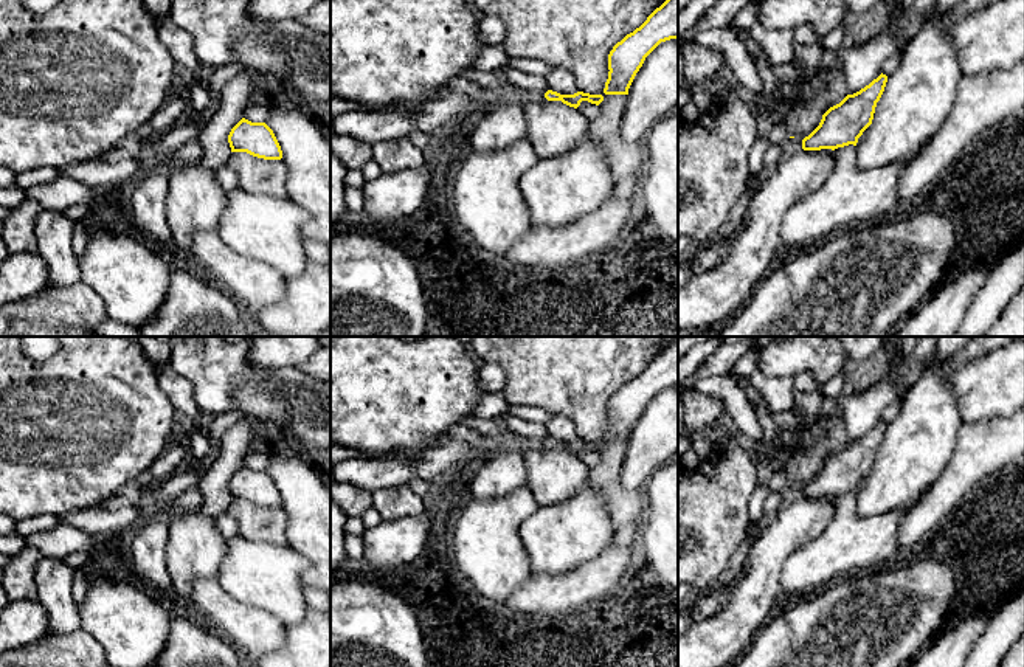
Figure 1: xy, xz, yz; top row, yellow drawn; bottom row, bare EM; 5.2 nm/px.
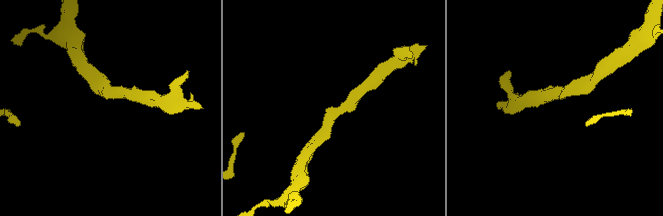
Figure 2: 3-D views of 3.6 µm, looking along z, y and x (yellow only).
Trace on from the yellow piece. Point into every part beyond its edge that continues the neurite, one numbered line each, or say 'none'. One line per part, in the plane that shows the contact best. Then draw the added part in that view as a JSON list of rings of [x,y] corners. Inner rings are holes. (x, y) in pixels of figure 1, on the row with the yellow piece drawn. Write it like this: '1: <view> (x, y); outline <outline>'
none

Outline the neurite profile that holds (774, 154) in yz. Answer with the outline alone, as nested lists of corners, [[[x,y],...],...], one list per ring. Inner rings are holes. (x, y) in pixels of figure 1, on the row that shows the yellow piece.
[[[770,144],[763,157],[762,169],[771,174],[784,157],[782,146]]]

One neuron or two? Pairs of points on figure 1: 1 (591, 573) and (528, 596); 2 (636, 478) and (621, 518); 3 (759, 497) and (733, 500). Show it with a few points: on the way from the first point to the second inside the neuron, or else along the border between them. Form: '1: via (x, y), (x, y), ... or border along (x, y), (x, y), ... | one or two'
1: via (576, 588), (562, 594), (543, 594) | one
2: border along (626, 455), (621, 483), (636, 490) | two
3: border along (757, 486), (747, 508), (750, 520) | two

